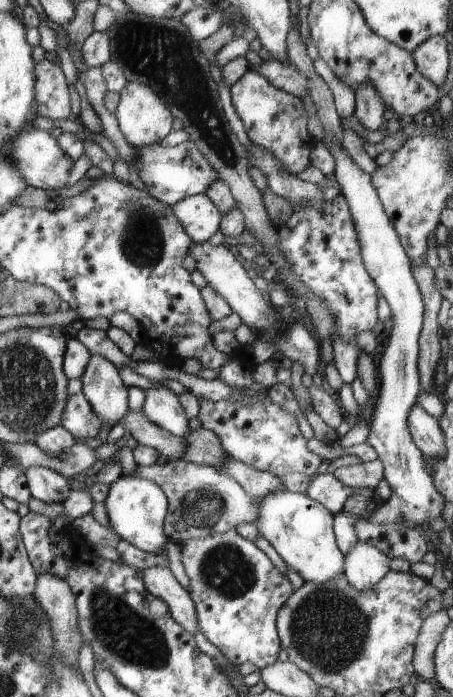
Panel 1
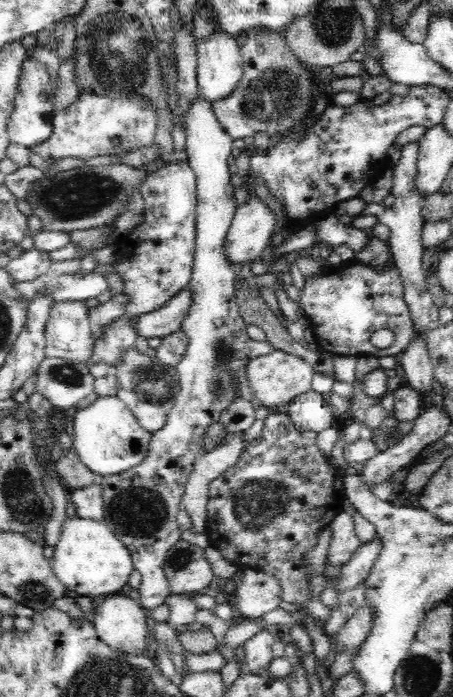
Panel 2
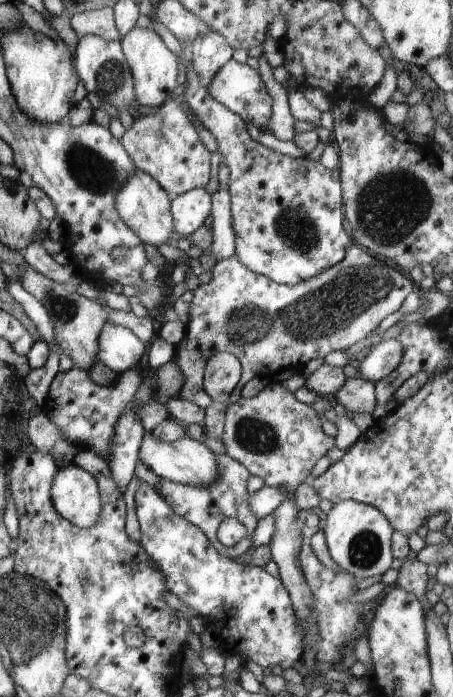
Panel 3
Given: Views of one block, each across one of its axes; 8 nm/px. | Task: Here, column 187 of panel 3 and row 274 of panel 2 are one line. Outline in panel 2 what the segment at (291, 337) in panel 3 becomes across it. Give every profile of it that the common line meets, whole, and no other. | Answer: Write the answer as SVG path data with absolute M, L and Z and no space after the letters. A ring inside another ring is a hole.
M388 258L388 262L378 270L355 261L342 264L336 270L322 271L320 276L304 277L305 285L300 290L298 304L310 319L316 347L334 356L354 356L356 359L365 356L380 359L404 353L410 345L414 327L403 297L403 278L393 262L392 258ZM380 328L394 332L394 344L386 350L379 350L370 342L372 333Z

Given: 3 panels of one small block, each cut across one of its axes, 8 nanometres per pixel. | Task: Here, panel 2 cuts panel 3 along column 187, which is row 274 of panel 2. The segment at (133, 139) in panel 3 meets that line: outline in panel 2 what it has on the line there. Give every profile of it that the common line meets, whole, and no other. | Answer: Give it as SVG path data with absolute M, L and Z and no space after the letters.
M186 162L164 164L157 171L151 172L140 186L145 209L142 224L128 233L127 240L132 240L132 248L117 246L118 260L114 262L114 274L124 281L123 293L129 296L125 311L107 327L95 340L89 366L104 361L114 367L122 356L132 349L139 337L132 322L136 316L150 314L160 310L167 300L188 286L194 264L197 192L196 175Z

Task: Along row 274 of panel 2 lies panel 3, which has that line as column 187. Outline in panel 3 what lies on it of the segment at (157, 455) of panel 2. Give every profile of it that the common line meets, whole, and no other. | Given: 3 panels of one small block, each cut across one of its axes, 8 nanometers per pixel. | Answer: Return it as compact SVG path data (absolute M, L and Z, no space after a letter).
M195 188L171 199L170 212L175 232L190 236L211 214L211 194L204 188Z

